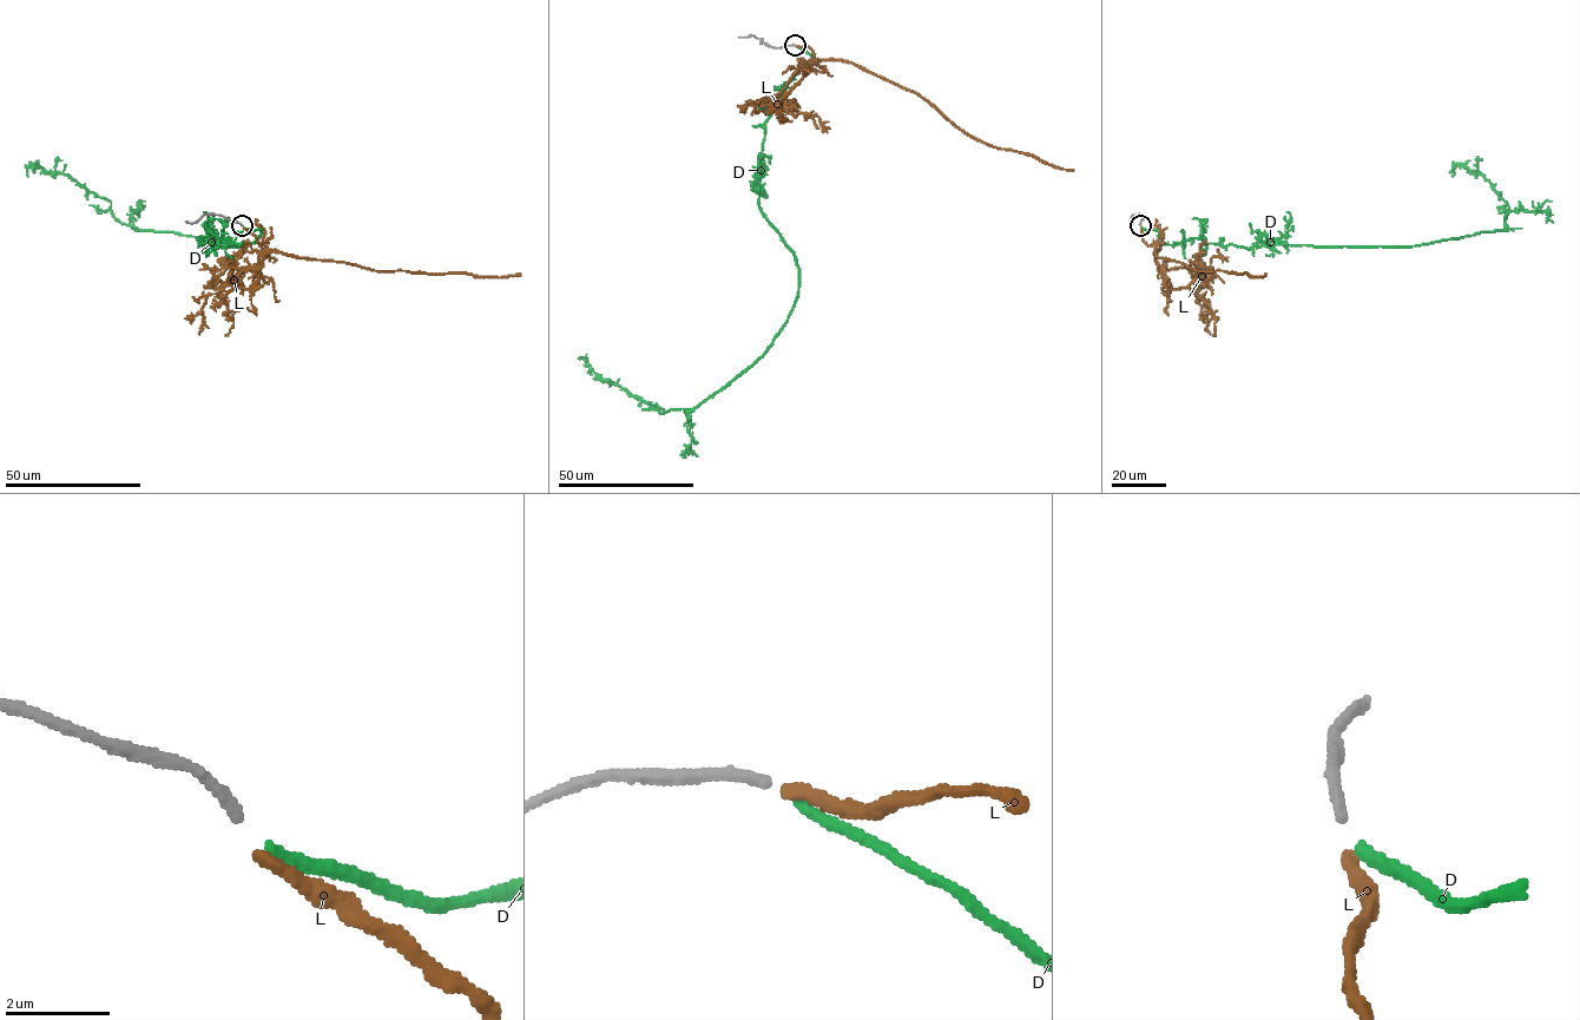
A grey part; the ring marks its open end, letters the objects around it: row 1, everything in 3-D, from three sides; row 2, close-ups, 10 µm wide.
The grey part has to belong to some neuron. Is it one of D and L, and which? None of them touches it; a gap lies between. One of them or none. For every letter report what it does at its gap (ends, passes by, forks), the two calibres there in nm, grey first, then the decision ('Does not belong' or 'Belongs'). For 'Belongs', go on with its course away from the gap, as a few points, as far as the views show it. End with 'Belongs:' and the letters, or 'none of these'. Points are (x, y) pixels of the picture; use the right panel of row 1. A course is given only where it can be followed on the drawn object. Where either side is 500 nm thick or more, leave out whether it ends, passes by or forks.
D: It ends there. Thickness 220 nm (grey) against 240 nm. Belongs. Its course: (1141, 226), (1160, 244), (1248, 249), (1404, 247), (1505, 229), (1508, 204), (1481, 173), (1455, 163), (1453, 176)
L: It ends there. Thickness 220 nm (grey) against 240 nm. Does not belong
Belongs: D

